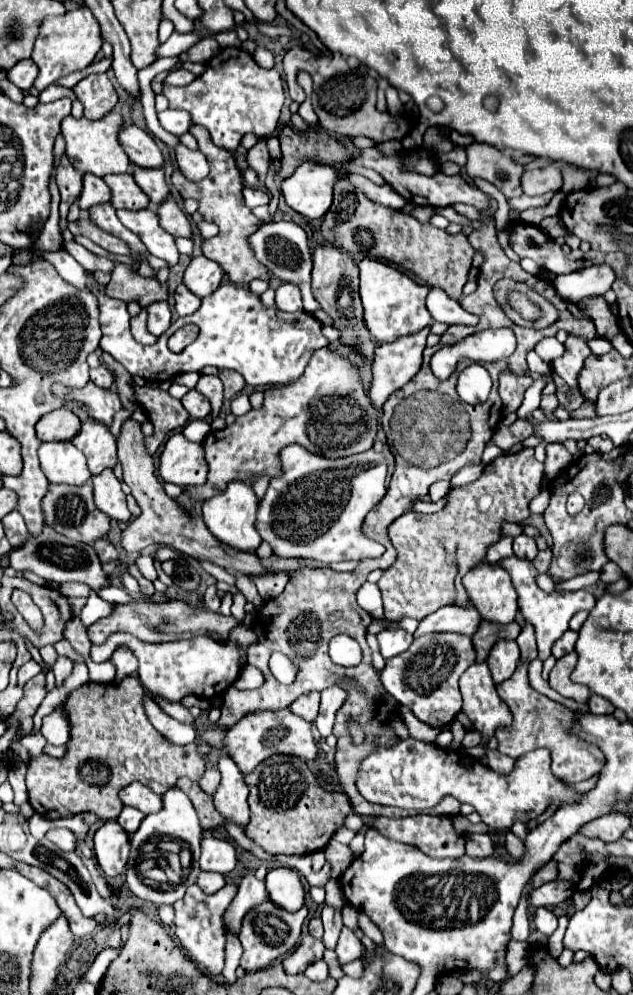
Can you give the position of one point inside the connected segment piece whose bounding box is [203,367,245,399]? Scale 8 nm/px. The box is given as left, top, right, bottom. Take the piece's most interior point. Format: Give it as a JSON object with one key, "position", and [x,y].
{"position":[233,383]}

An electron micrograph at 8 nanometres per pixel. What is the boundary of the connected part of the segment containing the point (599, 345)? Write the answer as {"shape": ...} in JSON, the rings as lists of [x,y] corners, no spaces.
{"shape":[[[596,337],[588,341],[589,348],[595,355],[604,355],[613,349],[609,340],[603,337]]]}

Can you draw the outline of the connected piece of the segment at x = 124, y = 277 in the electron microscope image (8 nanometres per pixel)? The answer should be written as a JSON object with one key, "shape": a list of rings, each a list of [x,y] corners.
{"shape":[[[115,263],[111,281],[105,287],[105,291],[107,295],[121,299],[125,303],[137,301],[141,307],[167,299],[167,285],[159,285],[157,279],[141,277],[135,269],[131,269],[125,263]]]}

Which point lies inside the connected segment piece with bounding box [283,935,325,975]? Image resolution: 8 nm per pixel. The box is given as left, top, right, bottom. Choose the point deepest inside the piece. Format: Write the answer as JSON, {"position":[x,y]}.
{"position":[310,950]}

